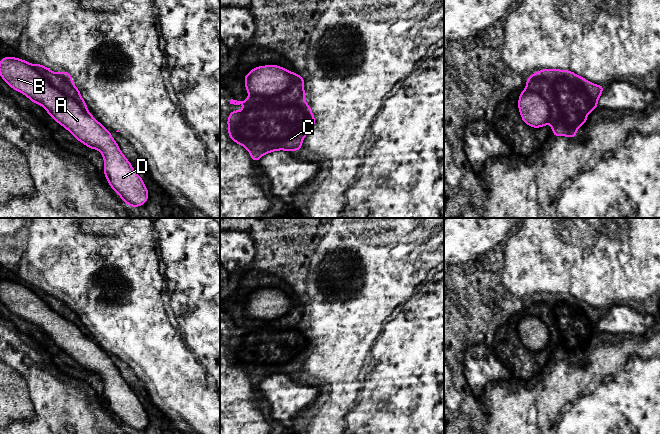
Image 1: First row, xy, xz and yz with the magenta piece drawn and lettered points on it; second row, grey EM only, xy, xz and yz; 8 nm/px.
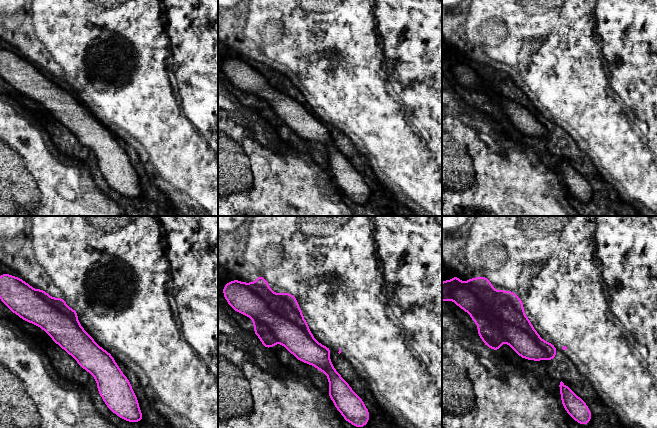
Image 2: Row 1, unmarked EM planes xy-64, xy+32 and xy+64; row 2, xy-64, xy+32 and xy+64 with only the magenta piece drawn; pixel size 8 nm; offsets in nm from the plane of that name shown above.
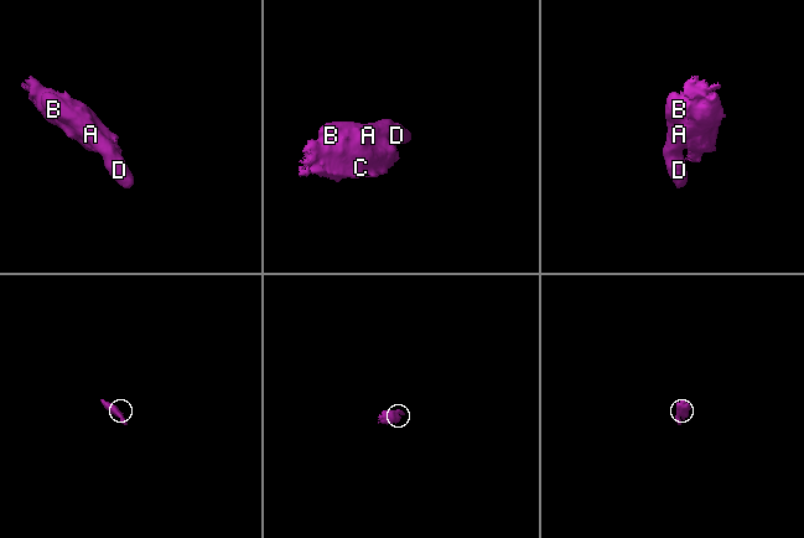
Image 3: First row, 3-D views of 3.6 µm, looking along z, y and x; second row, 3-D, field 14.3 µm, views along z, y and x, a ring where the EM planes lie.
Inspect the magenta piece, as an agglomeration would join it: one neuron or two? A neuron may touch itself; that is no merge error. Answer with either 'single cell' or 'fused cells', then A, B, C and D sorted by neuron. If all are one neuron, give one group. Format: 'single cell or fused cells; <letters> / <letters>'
fused cells; A B D / C

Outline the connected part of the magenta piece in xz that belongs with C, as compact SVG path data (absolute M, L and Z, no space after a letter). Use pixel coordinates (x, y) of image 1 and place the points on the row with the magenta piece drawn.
M299 75L292 85L276 95L249 95L244 101L230 100L230 104L244 104L242 111L230 111L227 119L228 135L231 140L245 147L254 161L273 151L288 152L302 149L304 137L315 126L311 107L305 102L304 79Z

